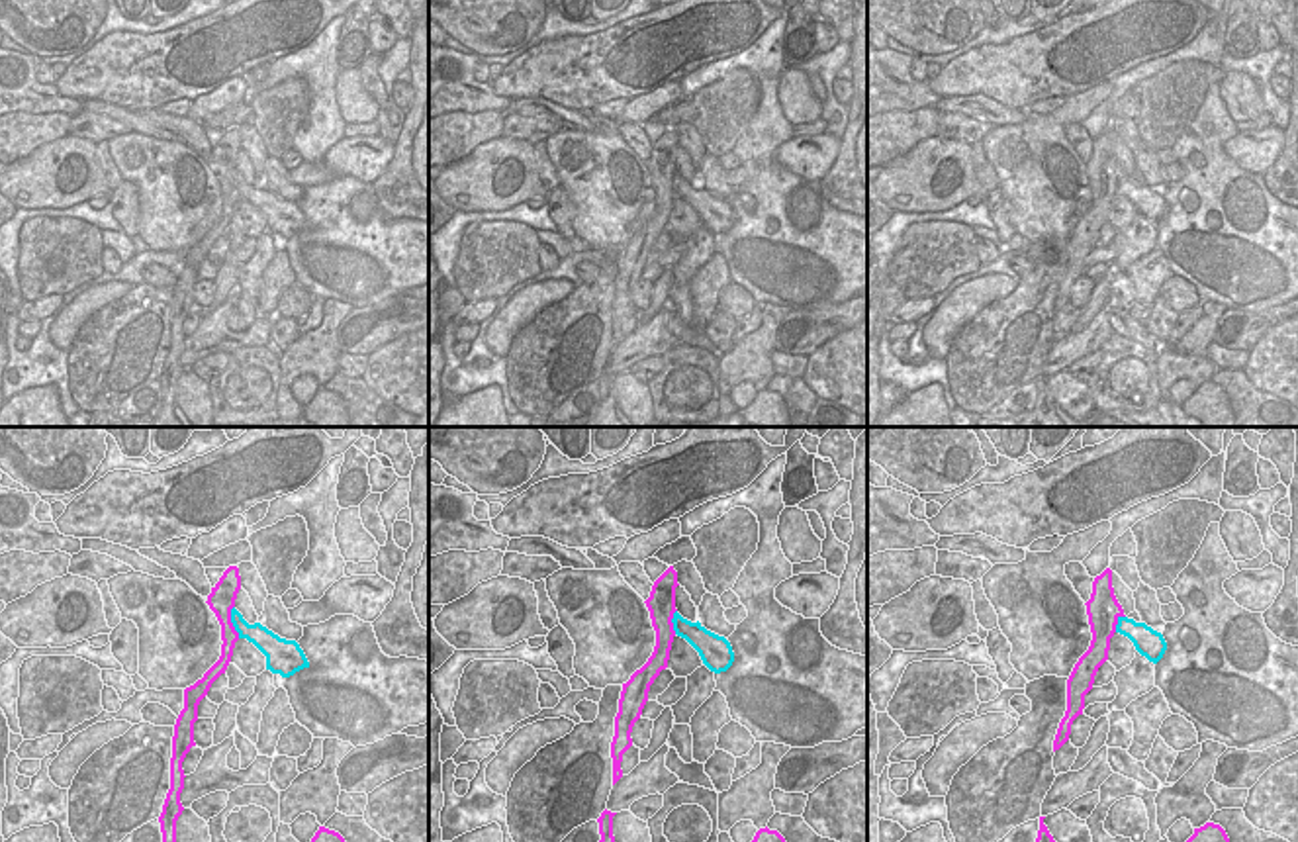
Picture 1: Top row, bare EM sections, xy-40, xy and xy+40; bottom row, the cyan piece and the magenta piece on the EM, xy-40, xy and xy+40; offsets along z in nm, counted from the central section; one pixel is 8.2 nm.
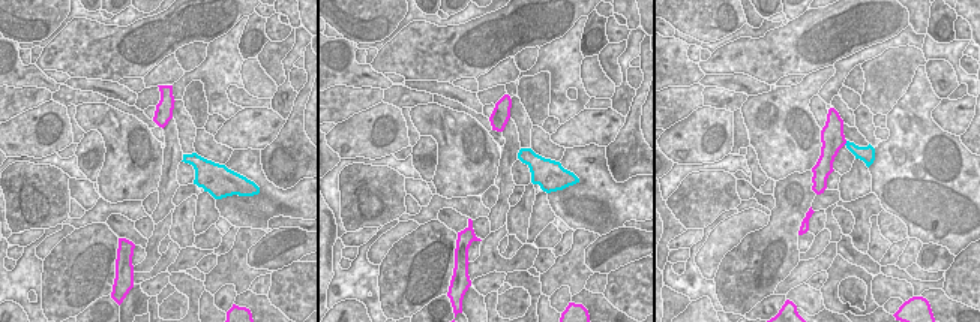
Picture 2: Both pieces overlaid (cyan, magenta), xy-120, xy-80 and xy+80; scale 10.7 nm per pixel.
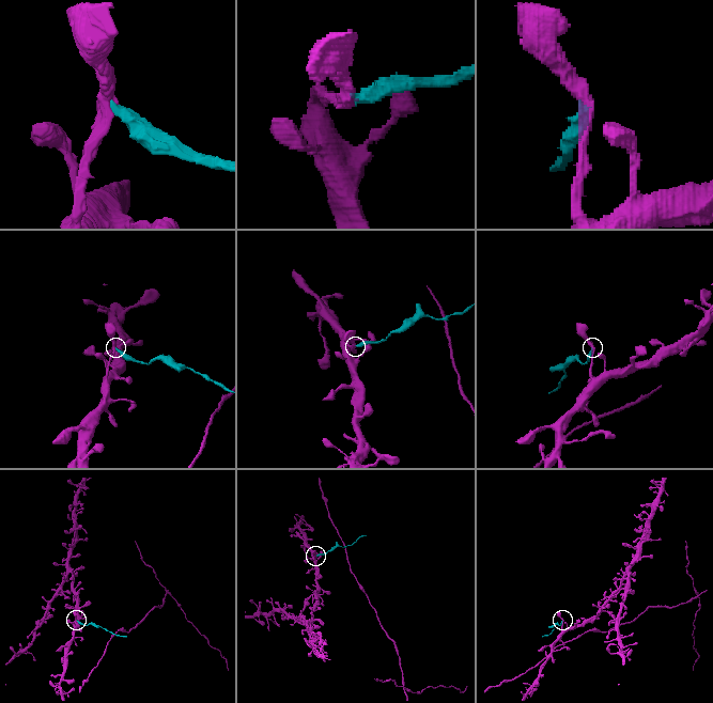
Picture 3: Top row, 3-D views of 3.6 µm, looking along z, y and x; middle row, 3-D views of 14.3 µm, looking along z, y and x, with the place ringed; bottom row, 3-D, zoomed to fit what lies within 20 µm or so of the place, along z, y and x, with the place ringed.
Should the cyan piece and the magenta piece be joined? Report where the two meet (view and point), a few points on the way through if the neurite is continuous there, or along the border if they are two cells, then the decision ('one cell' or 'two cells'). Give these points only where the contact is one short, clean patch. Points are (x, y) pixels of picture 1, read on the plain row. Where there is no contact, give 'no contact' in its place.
xy-40 (231, 183) | along xy-40 (233, 167), (231, 187), (239, 198) | two cells

